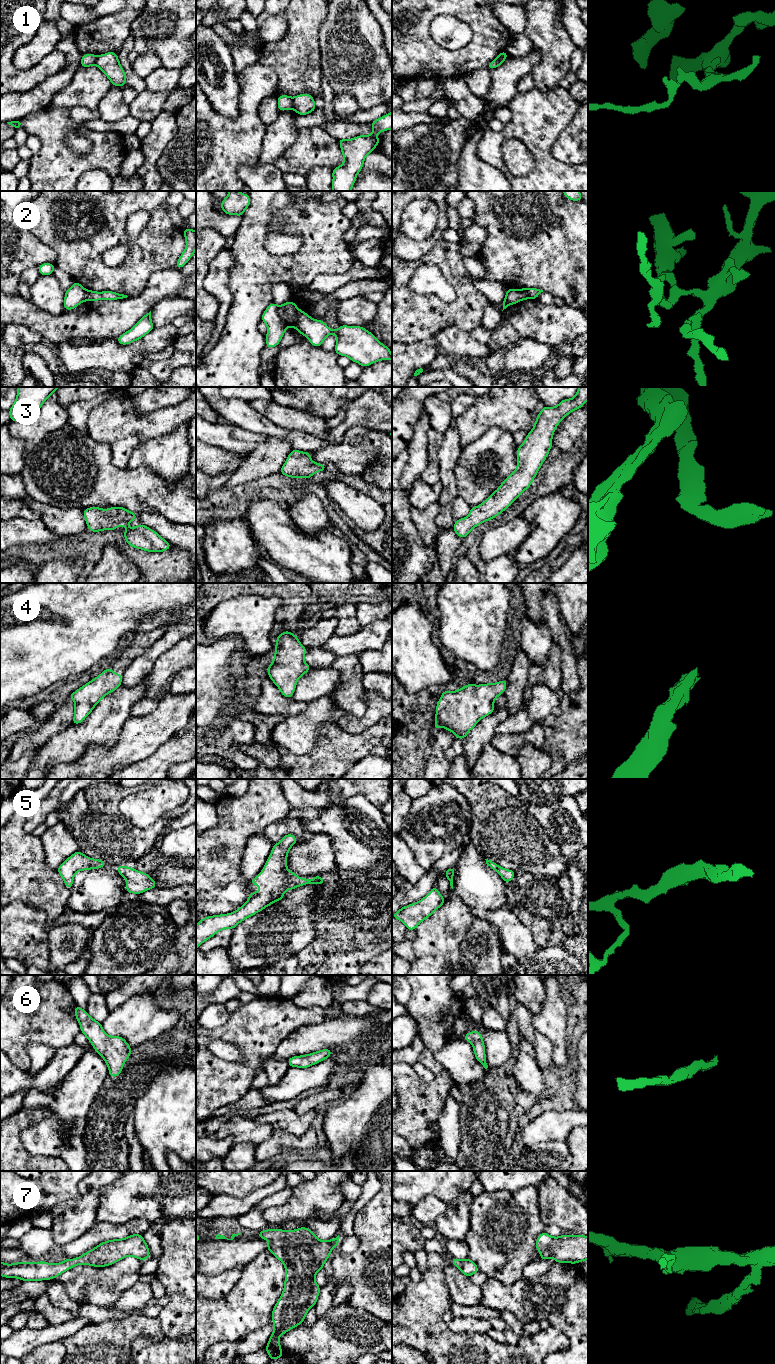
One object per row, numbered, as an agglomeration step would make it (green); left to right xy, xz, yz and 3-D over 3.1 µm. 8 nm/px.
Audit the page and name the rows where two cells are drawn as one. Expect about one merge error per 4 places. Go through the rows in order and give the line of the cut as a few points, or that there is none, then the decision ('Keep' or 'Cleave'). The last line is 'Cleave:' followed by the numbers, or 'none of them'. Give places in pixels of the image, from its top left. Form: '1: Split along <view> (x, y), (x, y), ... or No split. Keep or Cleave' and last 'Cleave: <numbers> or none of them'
1: Split along xz (292, 98), (294, 108). Cleave
2: Split along xz (278, 306), (278, 315), (288, 326). Cleave
3: No split. Keep
4: No split. Keep
5: No split. Keep
6: No split. Keep
7: No split. Keep
Cleave: 1, 2

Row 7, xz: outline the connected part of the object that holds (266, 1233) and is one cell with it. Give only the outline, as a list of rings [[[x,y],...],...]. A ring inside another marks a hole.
[[[300,1227],[296,1230],[265,1229],[259,1232],[257,1238],[268,1240],[266,1250],[270,1250],[285,1266],[284,1290],[272,1310],[274,1331],[265,1348],[272,1361],[283,1357],[279,1337],[304,1322],[309,1309],[315,1306],[320,1293],[320,1286],[315,1281],[316,1274],[324,1267],[332,1249],[338,1247],[339,1235],[322,1241],[310,1229]]]

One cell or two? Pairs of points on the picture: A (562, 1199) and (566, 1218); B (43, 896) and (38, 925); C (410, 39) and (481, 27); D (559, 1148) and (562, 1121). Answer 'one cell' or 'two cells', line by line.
A: one cell
B: two cells
C: one cell
D: two cells

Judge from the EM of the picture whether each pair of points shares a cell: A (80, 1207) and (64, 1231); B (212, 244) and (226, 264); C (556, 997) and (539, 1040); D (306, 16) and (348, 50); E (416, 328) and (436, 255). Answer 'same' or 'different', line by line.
A: same
B: different
C: different
D: different
E: same

